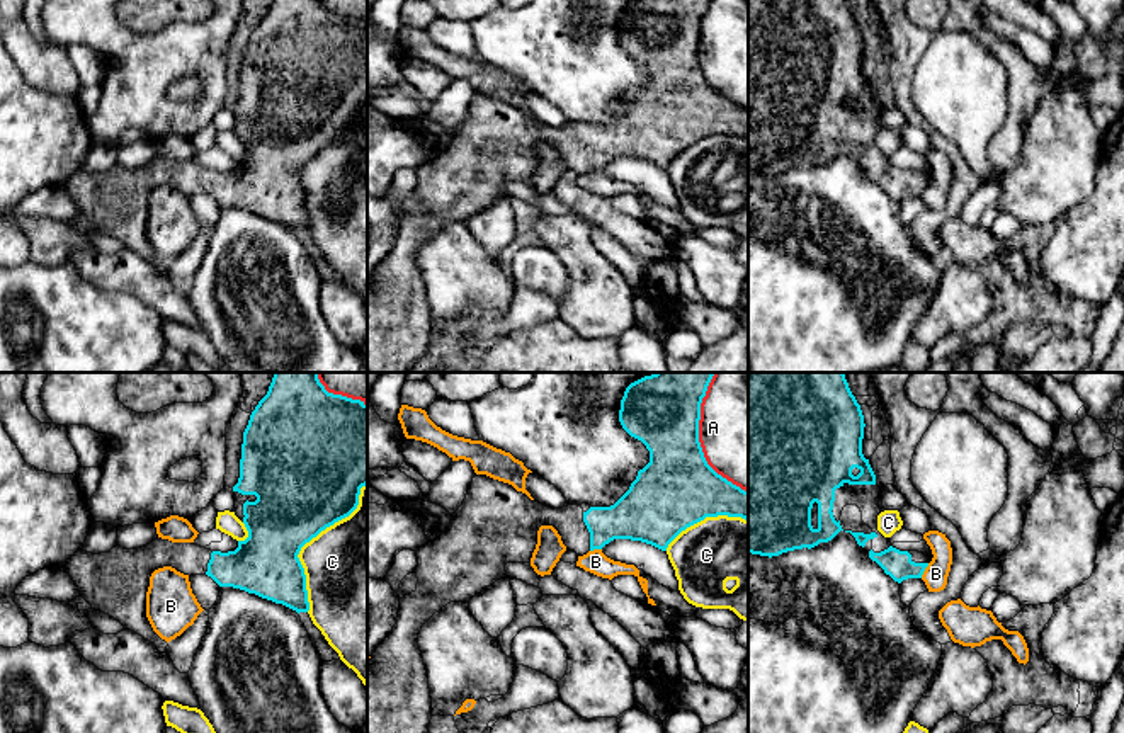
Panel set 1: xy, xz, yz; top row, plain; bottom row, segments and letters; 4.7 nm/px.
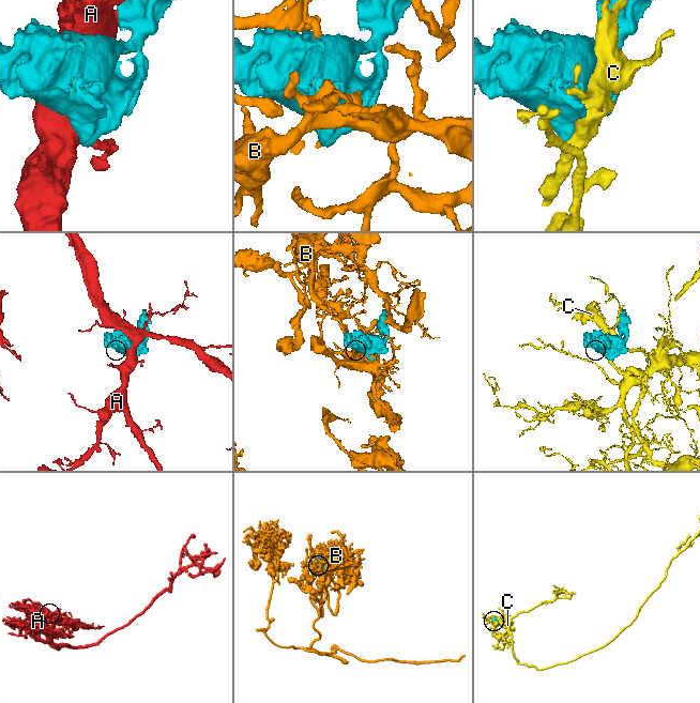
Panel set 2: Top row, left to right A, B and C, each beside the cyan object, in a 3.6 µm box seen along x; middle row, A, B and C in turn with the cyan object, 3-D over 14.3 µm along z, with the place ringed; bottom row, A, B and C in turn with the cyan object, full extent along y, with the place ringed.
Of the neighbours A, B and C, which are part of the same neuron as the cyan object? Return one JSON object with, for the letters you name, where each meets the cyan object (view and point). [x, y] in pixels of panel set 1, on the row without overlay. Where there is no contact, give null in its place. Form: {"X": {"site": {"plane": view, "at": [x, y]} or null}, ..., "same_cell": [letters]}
{"same_cell": []}

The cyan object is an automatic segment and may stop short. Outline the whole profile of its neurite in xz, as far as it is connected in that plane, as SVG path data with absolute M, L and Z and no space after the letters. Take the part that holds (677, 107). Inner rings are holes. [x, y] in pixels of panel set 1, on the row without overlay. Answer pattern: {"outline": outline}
{"outline": "M634 0L621 19L619 41L634 58L650 70L650 82L638 90L629 109L610 126L590 126L587 131L578 124L551 128L512 104L476 94L468 107L463 124L452 133L447 148L434 160L417 168L415 187L417 209L400 218L398 236L393 250L376 267L367 282L367 372L408 372L408 369L429 352L432 338L432 316L429 296L418 265L422 245L451 221L469 221L500 197L507 197L507 182L531 182L541 145L553 145L566 168L578 175L602 168L614 158L631 158L667 170L668 163L687 146L706 136L741 136L748 139L748 111L718 94L706 80L699 61L701 22L711 0Z"}

